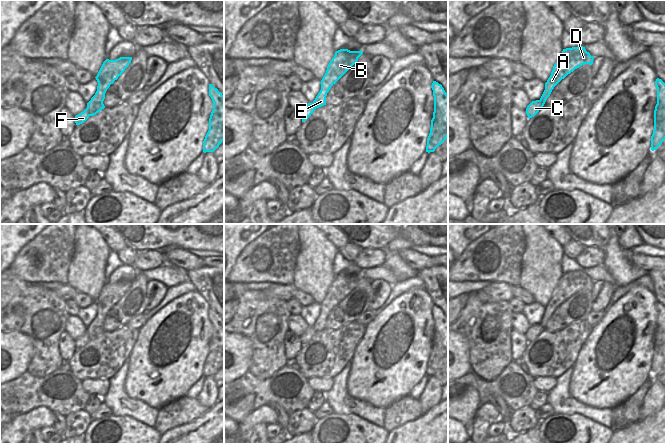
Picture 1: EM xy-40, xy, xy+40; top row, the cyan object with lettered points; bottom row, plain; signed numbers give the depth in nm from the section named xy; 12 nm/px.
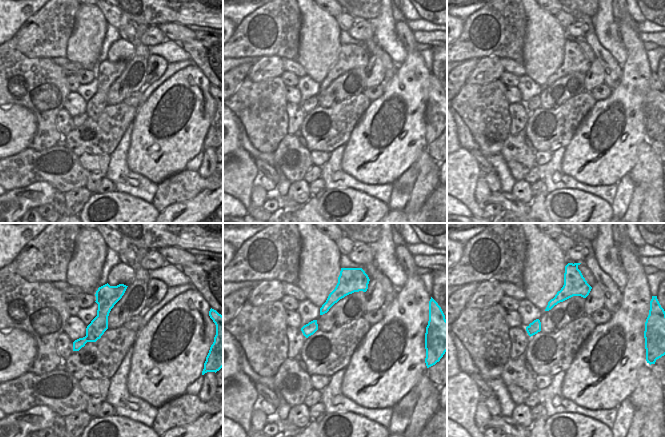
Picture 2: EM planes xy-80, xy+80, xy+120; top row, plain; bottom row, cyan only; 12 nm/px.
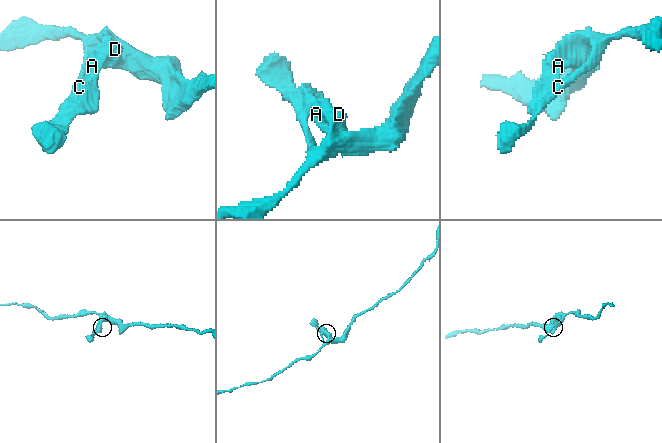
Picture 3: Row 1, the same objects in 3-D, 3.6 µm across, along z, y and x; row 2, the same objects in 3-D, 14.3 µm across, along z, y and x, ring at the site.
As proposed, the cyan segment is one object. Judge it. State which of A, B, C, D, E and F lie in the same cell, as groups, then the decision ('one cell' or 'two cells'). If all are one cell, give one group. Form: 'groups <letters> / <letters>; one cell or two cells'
groups A B C D E F; one cell

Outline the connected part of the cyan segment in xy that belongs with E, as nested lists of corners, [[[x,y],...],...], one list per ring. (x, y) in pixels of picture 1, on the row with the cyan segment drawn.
[[[340,49],[335,52],[334,57],[327,66],[325,75],[321,80],[321,90],[312,103],[300,113],[302,122],[306,121],[316,108],[326,105],[326,96],[330,88],[354,65],[363,54],[360,51]]]

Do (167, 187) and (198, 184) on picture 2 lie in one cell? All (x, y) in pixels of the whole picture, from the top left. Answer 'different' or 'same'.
same

